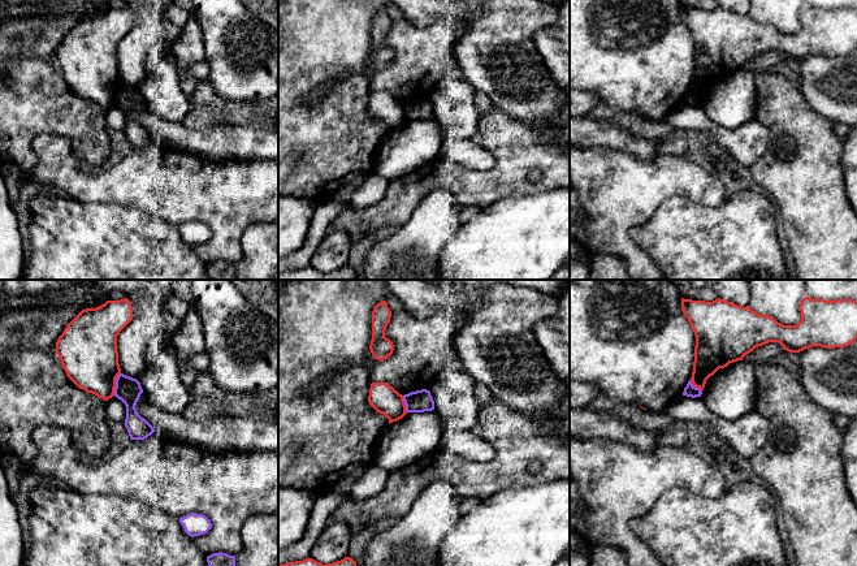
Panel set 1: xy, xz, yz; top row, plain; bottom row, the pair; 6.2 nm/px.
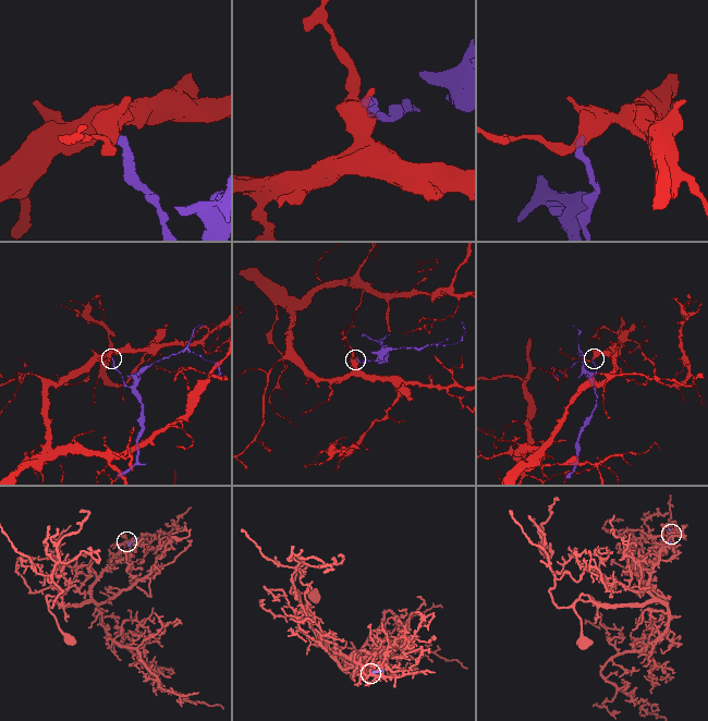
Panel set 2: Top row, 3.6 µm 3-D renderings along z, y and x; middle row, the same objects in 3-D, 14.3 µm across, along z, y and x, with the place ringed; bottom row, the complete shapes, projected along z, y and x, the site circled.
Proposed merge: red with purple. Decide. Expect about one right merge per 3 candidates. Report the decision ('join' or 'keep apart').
keep apart

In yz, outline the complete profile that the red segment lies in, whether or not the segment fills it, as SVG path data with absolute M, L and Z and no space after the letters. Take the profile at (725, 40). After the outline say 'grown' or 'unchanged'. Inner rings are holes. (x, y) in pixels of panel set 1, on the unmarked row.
M805 5L800 13L801 29L796 34L783 34L771 25L757 22L749 14L741 16L720 7L713 10L681 7L681 18L696 44L691 88L701 100L706 88L719 77L743 69L756 56L769 51L779 51L784 59L800 61L813 55L844 56L857 48L857 10L853 8L824 9Z | unchanged

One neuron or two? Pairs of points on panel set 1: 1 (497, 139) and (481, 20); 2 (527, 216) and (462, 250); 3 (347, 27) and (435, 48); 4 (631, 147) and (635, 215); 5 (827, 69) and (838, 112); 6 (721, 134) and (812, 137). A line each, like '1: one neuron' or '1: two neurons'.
1: two neurons
2: one neuron
3: two neurons
4: two neurons
5: one neuron
6: two neurons

